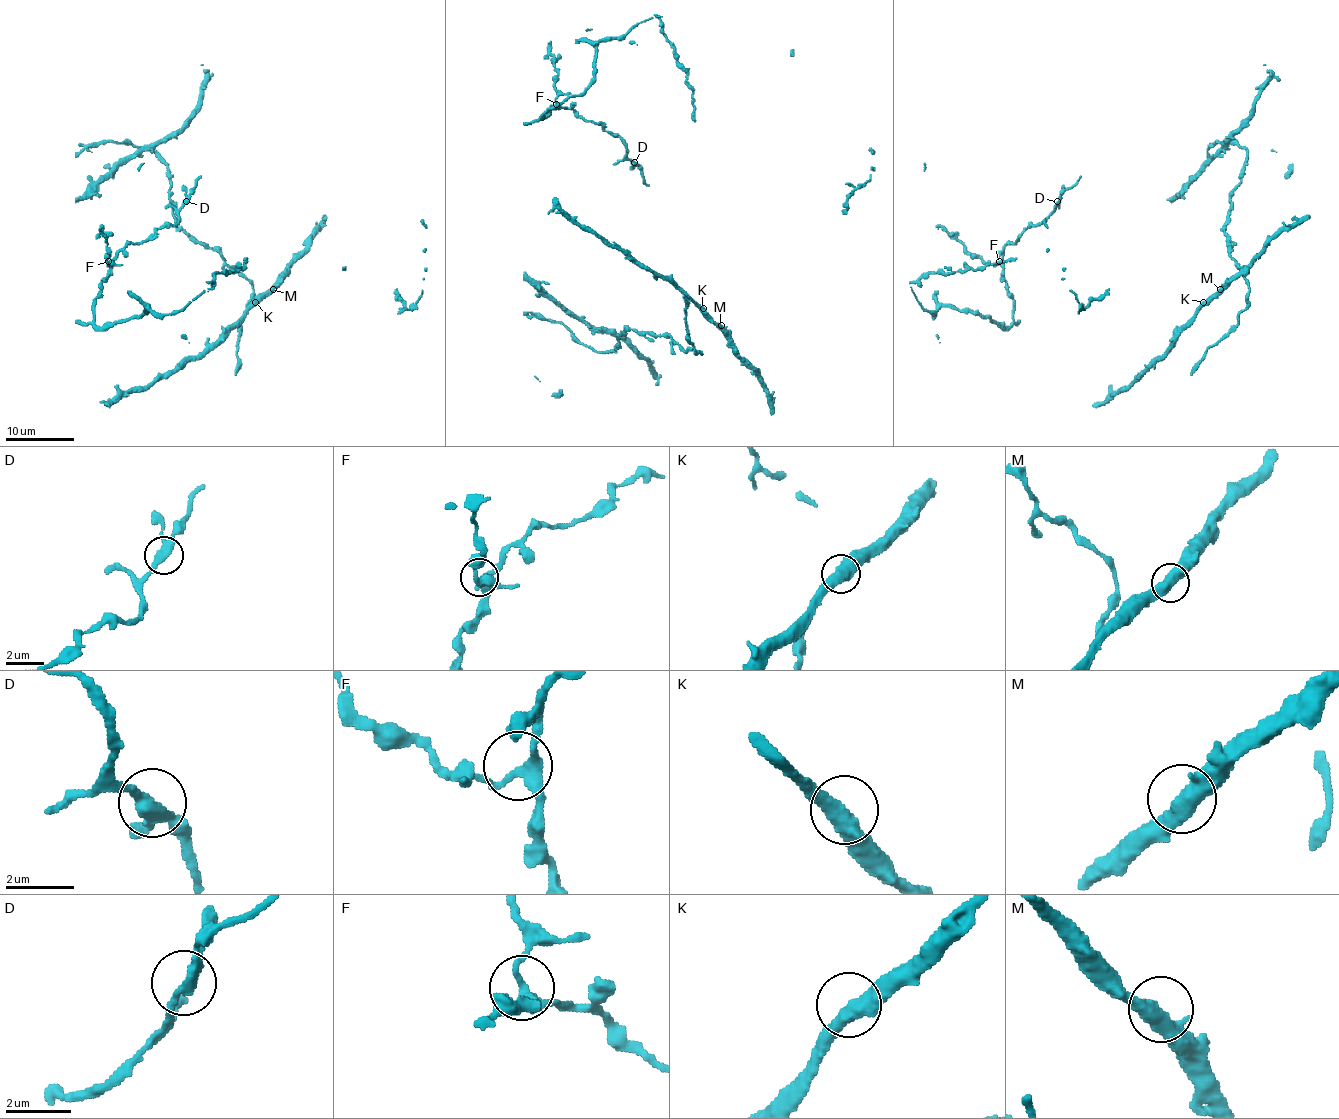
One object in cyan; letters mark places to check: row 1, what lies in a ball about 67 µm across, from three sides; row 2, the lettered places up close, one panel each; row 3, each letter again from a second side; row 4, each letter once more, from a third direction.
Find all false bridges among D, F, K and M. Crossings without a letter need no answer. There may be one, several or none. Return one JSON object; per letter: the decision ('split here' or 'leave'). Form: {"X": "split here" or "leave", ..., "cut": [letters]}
{"D": "leave", "F": "leave", "K": "leave", "M": "leave", "cut": []}

